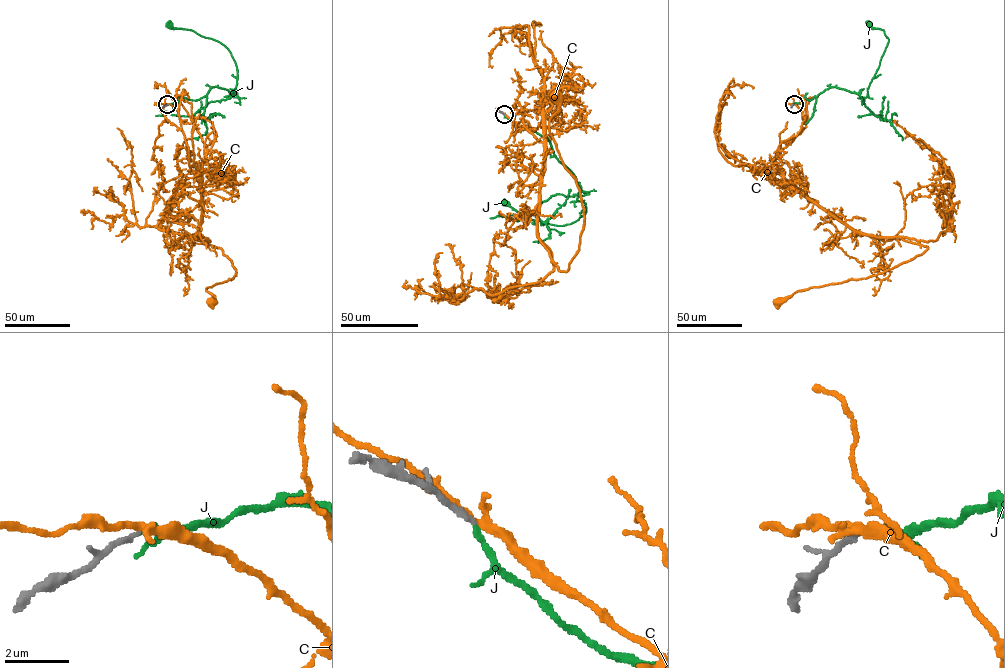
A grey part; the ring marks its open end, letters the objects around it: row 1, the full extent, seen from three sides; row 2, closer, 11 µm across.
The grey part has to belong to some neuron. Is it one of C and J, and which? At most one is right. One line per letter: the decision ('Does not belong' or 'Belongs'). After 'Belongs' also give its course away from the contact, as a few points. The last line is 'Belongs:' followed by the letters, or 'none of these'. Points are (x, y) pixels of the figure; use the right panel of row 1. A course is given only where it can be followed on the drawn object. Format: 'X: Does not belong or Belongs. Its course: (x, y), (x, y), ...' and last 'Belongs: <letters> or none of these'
C: Does not belong
J: Belongs. Its course: (794, 104), (805, 97), (810, 100), (833, 87), (865, 97), (889, 39), (883, 30), (870, 24)
Belongs: J

